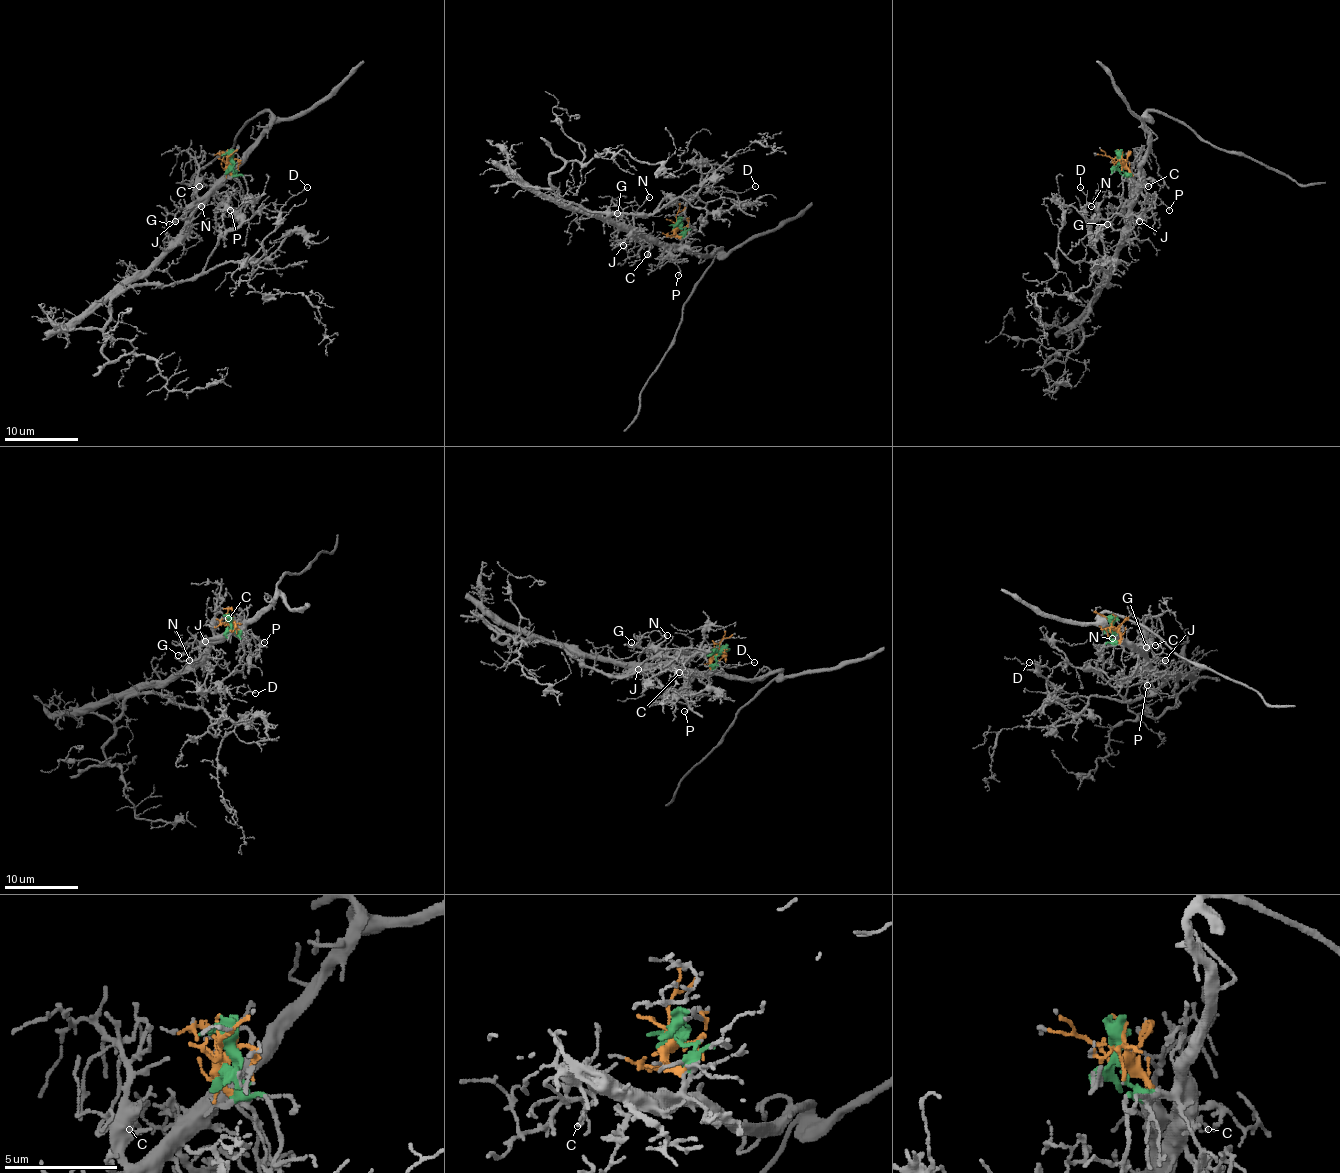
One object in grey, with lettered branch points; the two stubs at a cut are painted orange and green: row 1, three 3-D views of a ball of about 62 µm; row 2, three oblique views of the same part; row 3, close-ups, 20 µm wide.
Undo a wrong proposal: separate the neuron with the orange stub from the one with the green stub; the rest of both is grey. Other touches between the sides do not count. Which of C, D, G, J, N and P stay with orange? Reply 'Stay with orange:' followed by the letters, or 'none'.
Stay with orange: C, G, J, N, P

